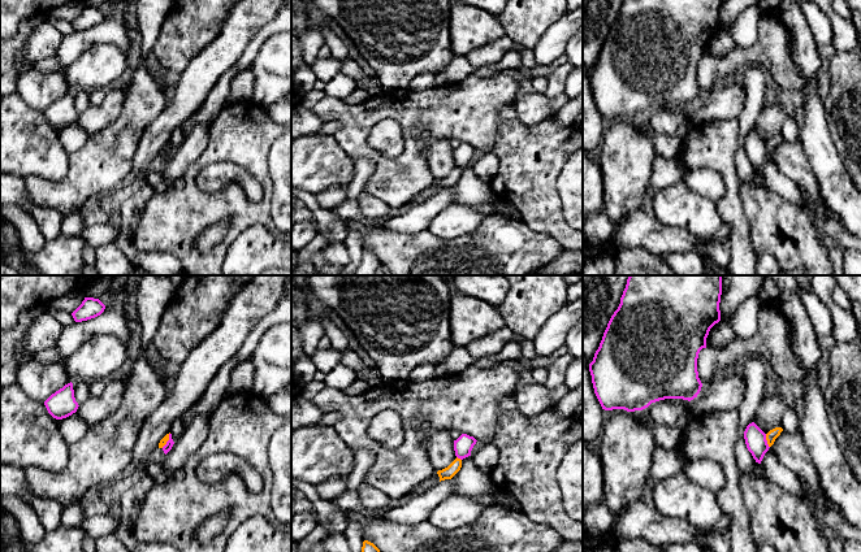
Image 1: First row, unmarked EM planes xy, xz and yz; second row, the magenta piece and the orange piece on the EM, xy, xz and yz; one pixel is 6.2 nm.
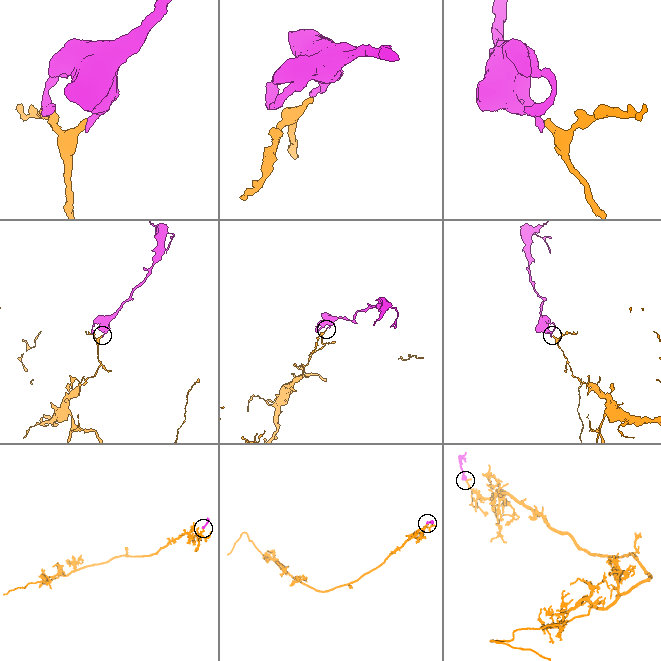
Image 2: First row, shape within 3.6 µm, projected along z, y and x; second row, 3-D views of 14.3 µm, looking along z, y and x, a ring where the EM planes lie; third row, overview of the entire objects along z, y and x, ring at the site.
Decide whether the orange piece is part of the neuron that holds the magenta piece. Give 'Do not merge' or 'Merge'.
Do not merge

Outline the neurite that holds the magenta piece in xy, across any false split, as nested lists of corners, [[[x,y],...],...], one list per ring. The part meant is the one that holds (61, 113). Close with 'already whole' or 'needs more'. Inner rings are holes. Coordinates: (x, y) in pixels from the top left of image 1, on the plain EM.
[[[70,91],[52,103],[44,110],[44,114],[48,122],[56,129],[62,129],[75,122],[79,114],[74,107],[73,92]]]; already whole

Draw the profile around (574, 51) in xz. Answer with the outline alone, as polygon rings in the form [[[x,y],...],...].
[[[583,22],[579,31],[567,43],[566,56],[572,68],[583,68]]]

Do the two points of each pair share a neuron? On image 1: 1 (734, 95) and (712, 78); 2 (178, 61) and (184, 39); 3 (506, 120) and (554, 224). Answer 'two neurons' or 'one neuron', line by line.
1: two neurons
2: one neuron
3: one neuron

